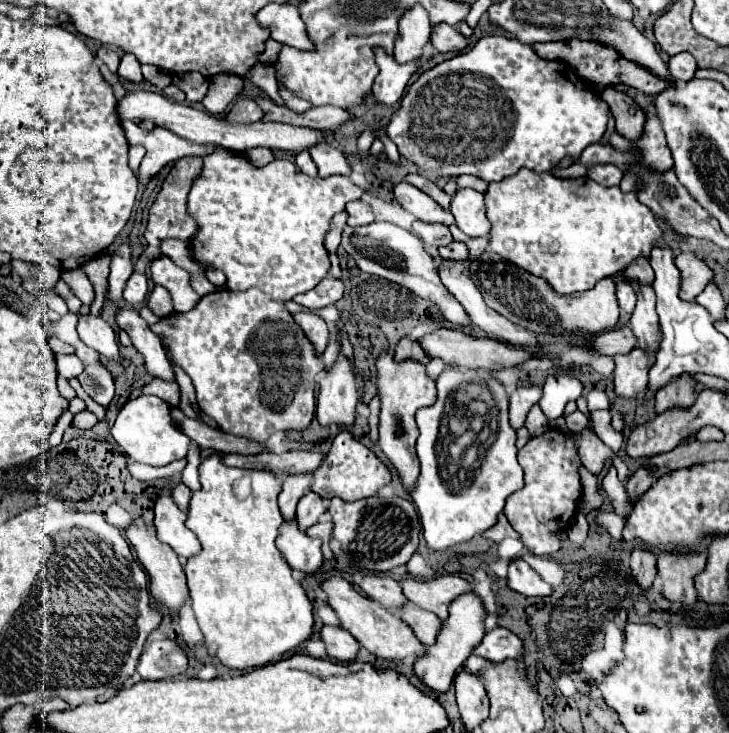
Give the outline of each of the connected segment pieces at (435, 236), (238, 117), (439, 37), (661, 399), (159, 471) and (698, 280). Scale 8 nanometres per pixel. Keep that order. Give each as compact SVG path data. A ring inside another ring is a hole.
M414 221L414 223L412 223L412 229L414 229L414 233L416 233L426 245L442 247L442 245L452 243L452 235L450 235L448 227L444 227L444 225L428 225L428 223L424 223L424 221Z
M238 99L226 119L232 123L256 123L262 117L264 117L264 111L252 99Z
M436 25L430 41L440 53L448 53L448 51L460 53L468 47L468 39L456 29L452 29L450 25Z
M688 373L672 379L668 387L656 393L656 413L664 413L670 409L688 409L696 401L694 385L696 381Z
M174 461L172 465L166 465L166 467L148 467L148 465L140 465L140 463L130 463L128 465L128 471L136 477L136 479L142 479L142 481L152 481L152 479L160 479L160 477L172 477L176 473L180 473L182 469L186 467L184 461Z
M684 251L678 257L674 257L674 263L682 275L680 277L680 299L694 301L696 295L700 295L706 283L712 279L712 269L690 251Z

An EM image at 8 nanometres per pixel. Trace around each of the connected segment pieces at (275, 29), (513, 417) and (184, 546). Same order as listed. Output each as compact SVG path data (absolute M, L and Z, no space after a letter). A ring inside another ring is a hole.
M292 3L266 5L264 9L260 9L256 19L260 21L260 25L266 25L272 31L272 39L276 39L284 45L290 45L298 51L314 49L312 39L306 33L304 21Z
M518 387L510 395L510 425L514 429L520 429L526 421L526 415L534 403L538 403L542 397L542 387Z
M160 495L154 505L154 527L162 543L170 545L180 559L188 559L200 551L196 535L186 527L186 513L178 509L170 495Z

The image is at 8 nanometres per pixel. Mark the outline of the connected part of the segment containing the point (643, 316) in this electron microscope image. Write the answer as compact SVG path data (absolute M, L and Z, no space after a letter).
M638 285L636 309L630 317L630 329L638 339L642 349L656 353L660 345L660 325L656 317L656 293L652 285Z

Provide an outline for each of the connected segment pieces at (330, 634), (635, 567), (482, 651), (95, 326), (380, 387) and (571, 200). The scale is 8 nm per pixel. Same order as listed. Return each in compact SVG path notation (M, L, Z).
M324 625L320 629L320 639L326 645L326 653L330 659L336 661L344 661L350 663L356 659L356 653L360 649L358 641L342 627L332 627L332 625Z
M634 547L630 557L632 575L642 589L648 589L656 577L656 553L646 551L642 547Z
M496 627L484 635L480 645L476 645L472 653L496 663L504 659L518 659L522 653L522 641L508 629Z
M76 313L76 315L78 315L78 335L80 335L80 339L88 347L98 351L104 359L124 363L124 359L120 359L120 353L118 353L114 329L102 317L80 315L80 313Z
M394 347L388 351L382 351L376 359L376 391L380 397L380 439L378 445L384 451L384 455L390 459L394 469L400 473L400 479L408 491L412 491L412 485L418 477L418 455L416 455L416 439L418 439L418 427L416 427L416 411L420 407L430 407L436 401L436 383L428 377L426 367L414 359L406 361L394 361Z
M520 169L516 177L490 183L488 191L484 193L484 201L488 219L492 223L490 249L502 259L512 261L538 277L544 277L560 295L592 289L606 275L624 271L638 255L648 257L652 247L662 241L658 219L646 205L636 201L634 193L622 193L618 187L602 187L590 177L558 179L550 173L532 173L528 169Z

